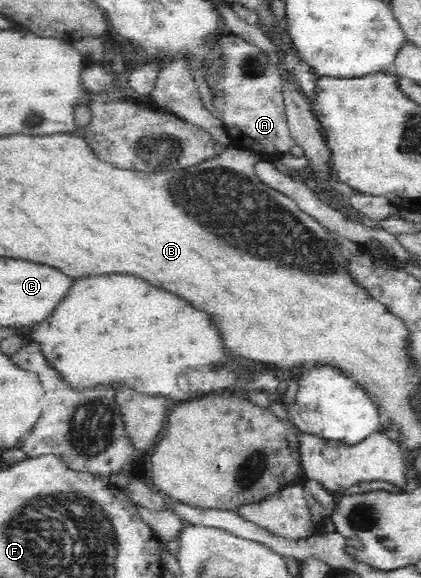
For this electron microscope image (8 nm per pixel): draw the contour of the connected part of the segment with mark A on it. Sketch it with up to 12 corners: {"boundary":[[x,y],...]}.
{"boundary":[[245,38],[207,81],[231,146],[305,156],[280,67]]}

